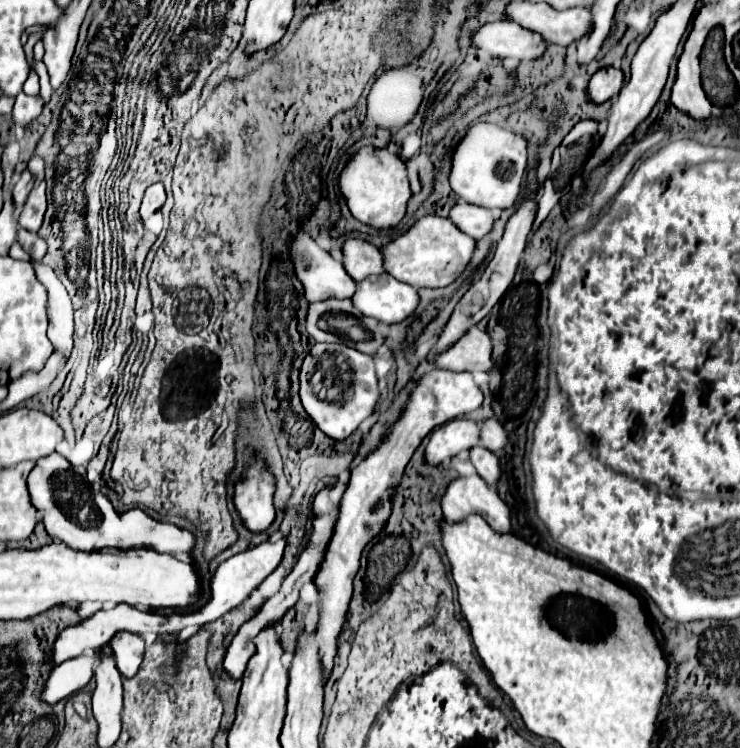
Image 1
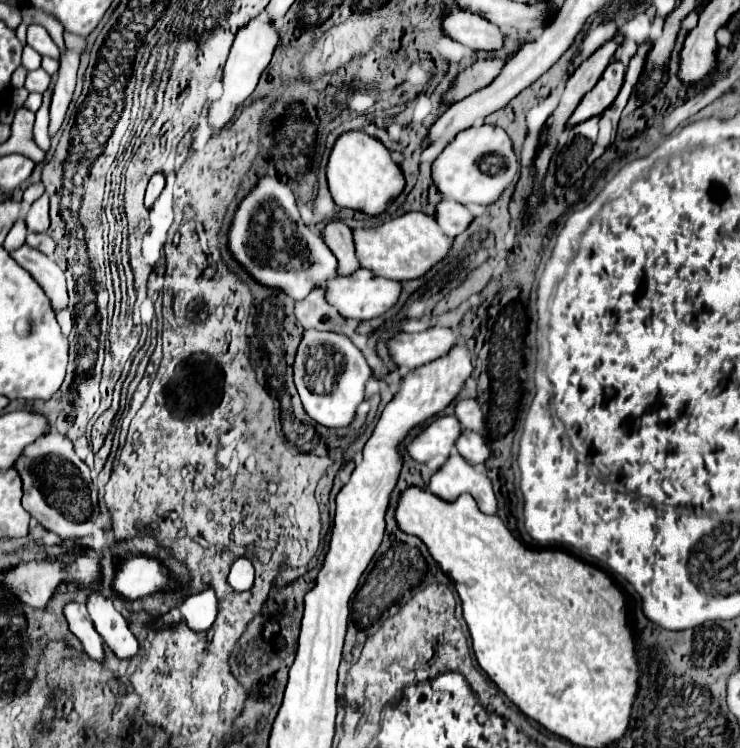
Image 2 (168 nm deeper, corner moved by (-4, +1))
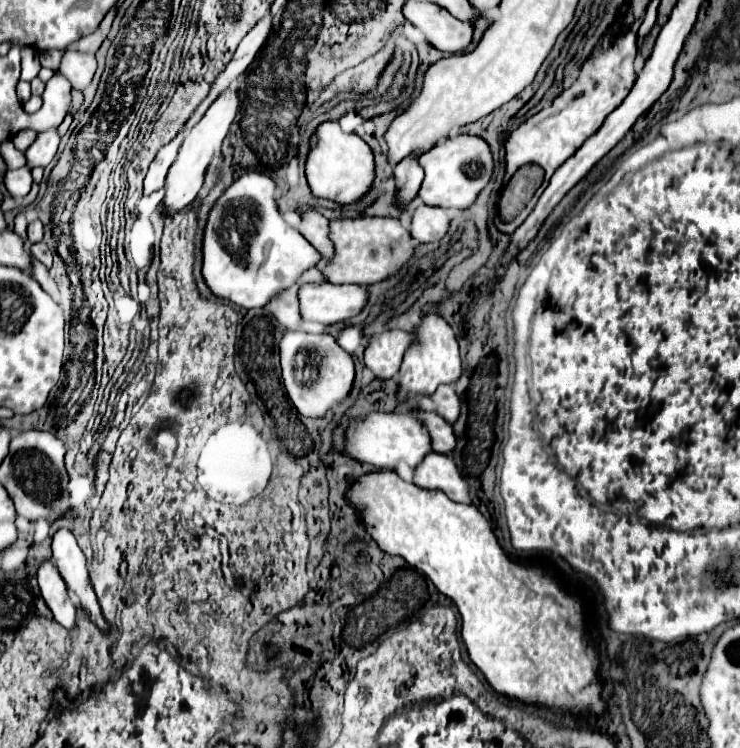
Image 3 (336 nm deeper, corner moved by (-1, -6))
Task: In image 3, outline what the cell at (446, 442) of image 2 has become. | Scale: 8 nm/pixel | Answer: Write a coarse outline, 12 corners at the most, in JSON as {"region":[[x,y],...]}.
{"region":[[407,409],[371,411],[345,431],[345,455],[379,469],[431,453]]}

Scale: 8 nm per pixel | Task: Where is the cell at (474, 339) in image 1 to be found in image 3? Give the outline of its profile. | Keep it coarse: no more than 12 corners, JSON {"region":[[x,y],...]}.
{"region":[[391,329],[371,337],[363,363],[377,379],[391,379],[411,333]]}

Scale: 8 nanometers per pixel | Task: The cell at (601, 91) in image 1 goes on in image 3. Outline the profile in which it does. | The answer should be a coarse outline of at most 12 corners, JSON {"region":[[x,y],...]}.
{"region":[[605,31],[575,83],[505,137],[545,183],[635,83],[637,33]]}

